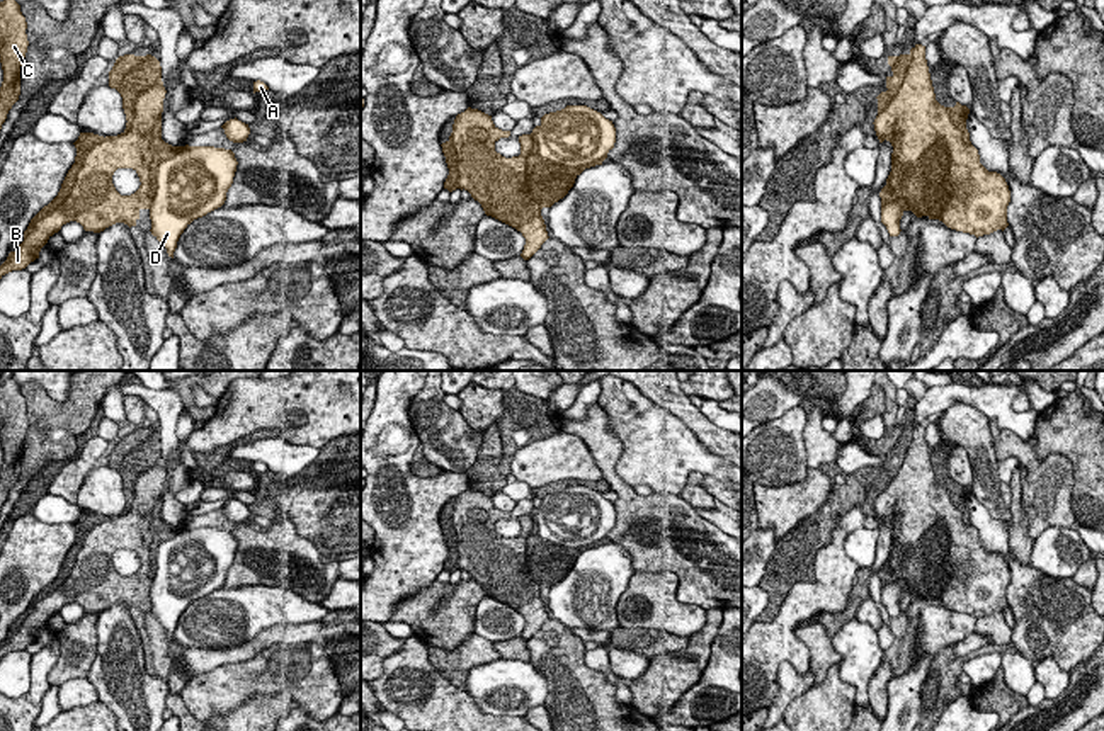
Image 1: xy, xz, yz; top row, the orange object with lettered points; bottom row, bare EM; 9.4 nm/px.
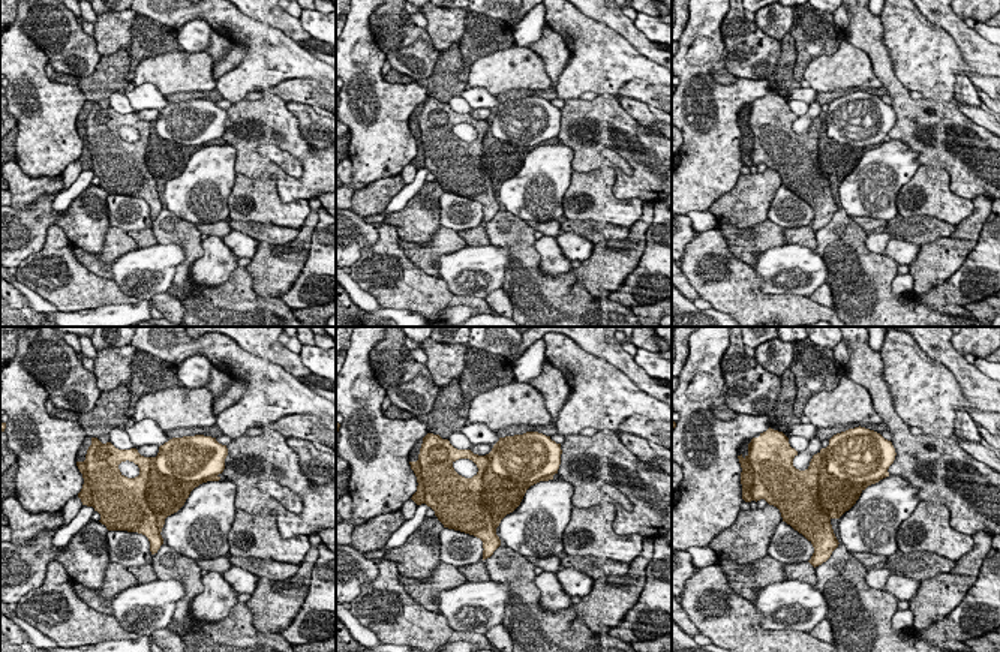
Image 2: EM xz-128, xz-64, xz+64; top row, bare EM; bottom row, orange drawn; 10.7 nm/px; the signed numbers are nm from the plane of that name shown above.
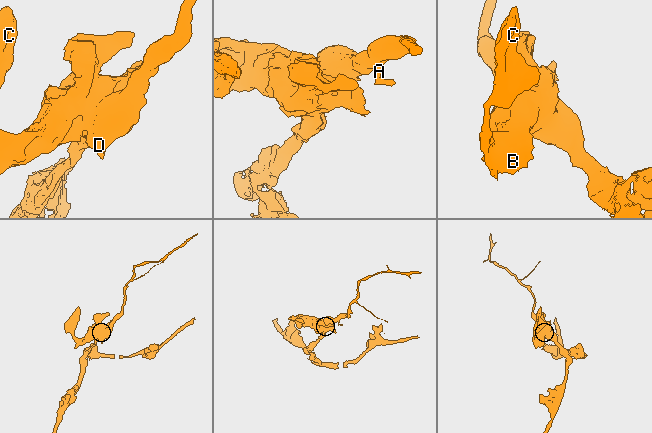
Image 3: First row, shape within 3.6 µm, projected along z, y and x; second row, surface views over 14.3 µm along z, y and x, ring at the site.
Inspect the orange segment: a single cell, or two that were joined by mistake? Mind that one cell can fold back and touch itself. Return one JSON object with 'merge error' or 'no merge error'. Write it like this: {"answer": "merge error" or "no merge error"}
{"answer": "merge error"}

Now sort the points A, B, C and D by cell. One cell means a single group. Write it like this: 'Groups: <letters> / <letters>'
Groups: A D / B C

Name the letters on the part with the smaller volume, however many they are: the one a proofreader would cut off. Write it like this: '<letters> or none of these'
A, D

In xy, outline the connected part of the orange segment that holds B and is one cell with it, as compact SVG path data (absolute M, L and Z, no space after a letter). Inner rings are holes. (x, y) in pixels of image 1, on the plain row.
M119 437L109 452L109 468L122 478L126 510L117 517L80 513L73 524L75 544L68 551L58 576L44 586L24 612L24 622L0 646L0 660L22 651L39 639L41 629L61 610L77 602L85 612L100 614L124 604L136 607L141 590L150 590L150 568L156 564L156 549L177 536L182 527L162 520L165 468L160 442L151 437ZM117 549L133 549L139 570L121 576L112 556Z

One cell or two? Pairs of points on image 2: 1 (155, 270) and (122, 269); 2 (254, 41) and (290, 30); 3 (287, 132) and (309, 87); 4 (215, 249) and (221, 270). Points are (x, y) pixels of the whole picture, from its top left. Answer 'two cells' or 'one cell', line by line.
1: one cell
2: two cells
3: two cells
4: one cell

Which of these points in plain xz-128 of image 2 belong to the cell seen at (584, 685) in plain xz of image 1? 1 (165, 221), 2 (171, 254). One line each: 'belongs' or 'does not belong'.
1: belongs
2: does not belong

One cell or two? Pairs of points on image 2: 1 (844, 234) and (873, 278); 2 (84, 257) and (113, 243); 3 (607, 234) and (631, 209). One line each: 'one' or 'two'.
1: one
2: one
3: two

